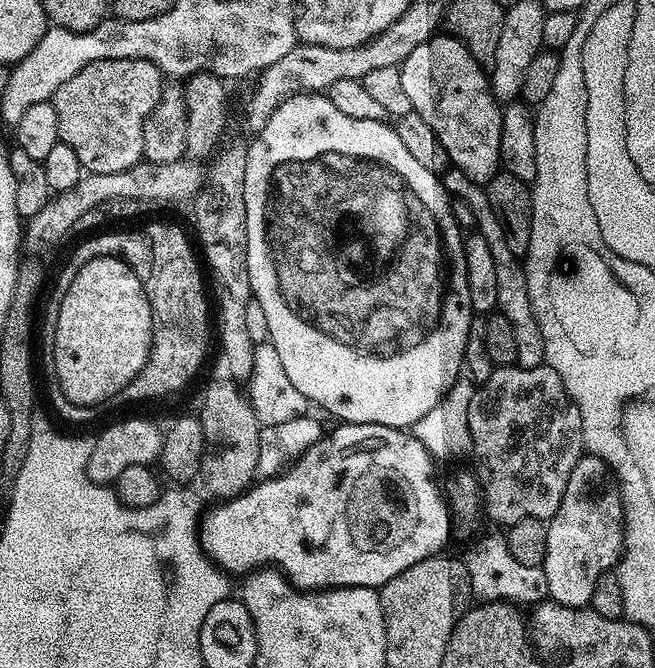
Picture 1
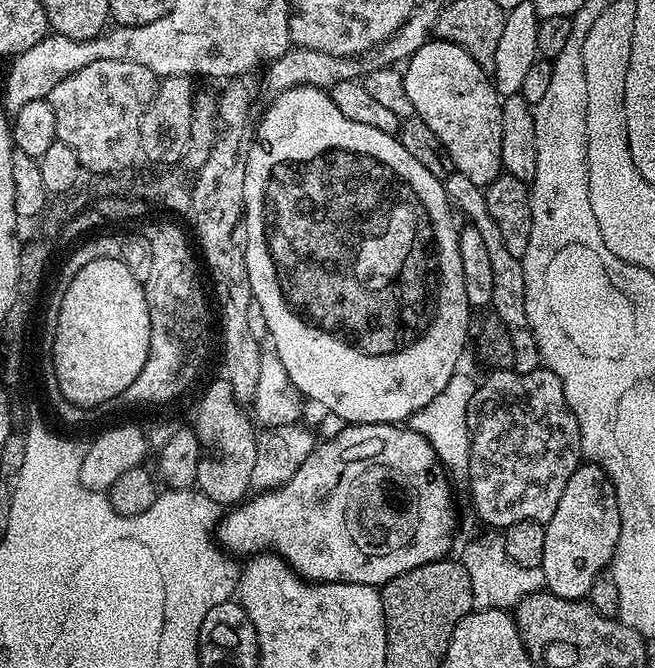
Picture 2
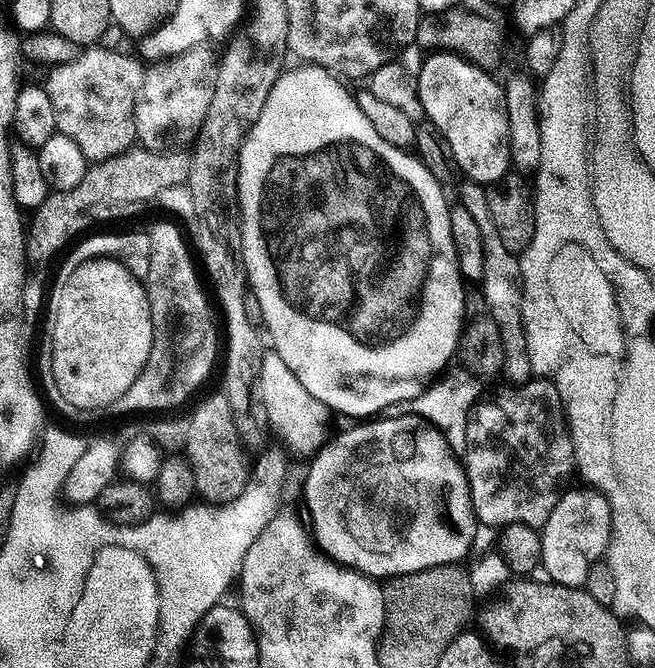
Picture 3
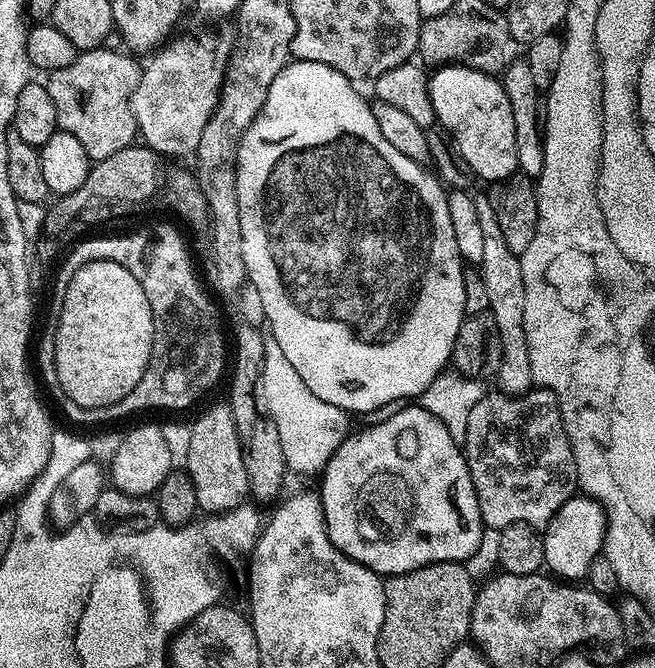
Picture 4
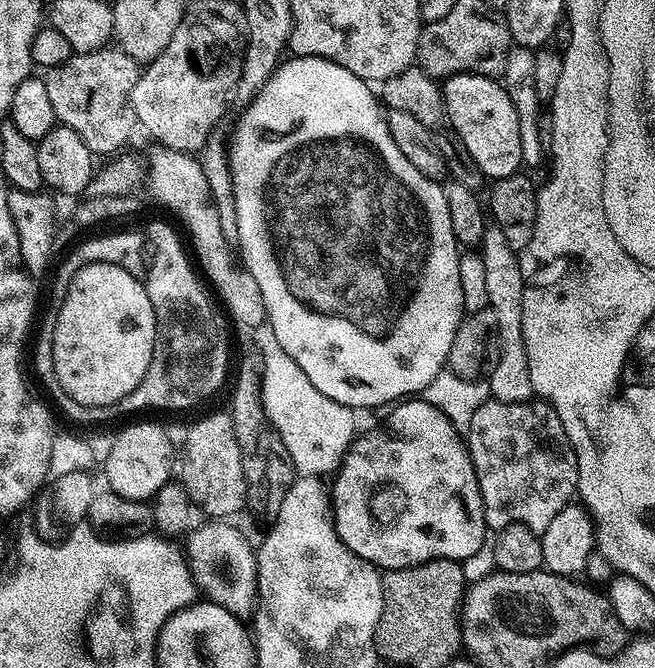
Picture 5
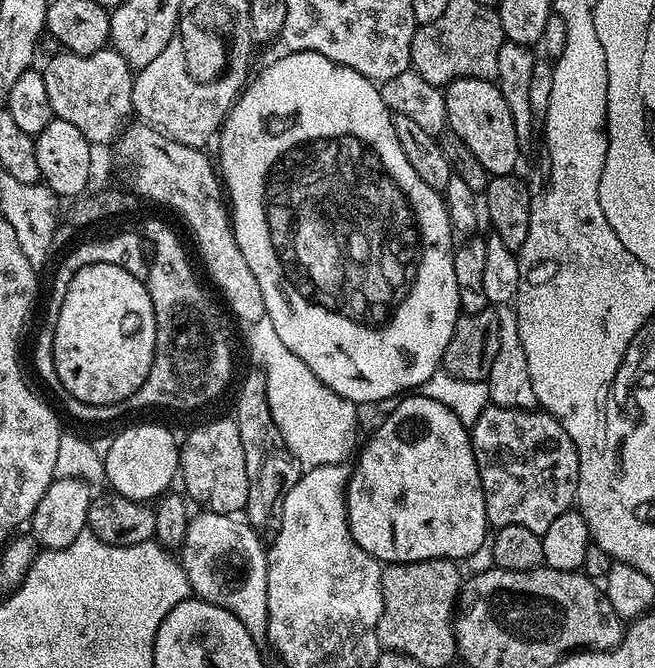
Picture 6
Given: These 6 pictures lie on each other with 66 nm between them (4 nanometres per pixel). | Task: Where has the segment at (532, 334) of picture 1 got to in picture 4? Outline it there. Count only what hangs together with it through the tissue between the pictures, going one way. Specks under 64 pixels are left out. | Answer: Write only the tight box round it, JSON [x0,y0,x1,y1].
[472,190,534,396]

